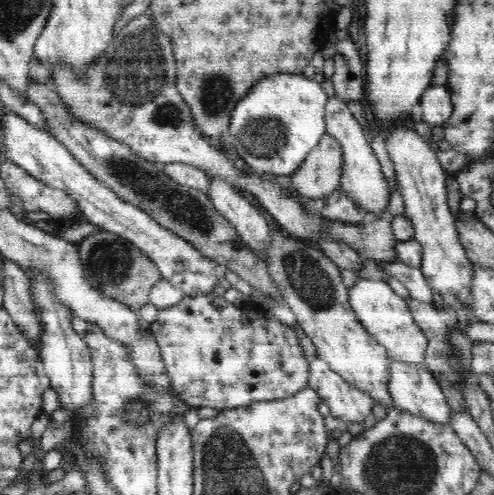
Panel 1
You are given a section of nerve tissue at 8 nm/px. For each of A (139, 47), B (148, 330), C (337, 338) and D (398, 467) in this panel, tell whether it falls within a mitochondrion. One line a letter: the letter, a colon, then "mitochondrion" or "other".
A: mitochondrion
B: other
C: other
D: mitochondrion

